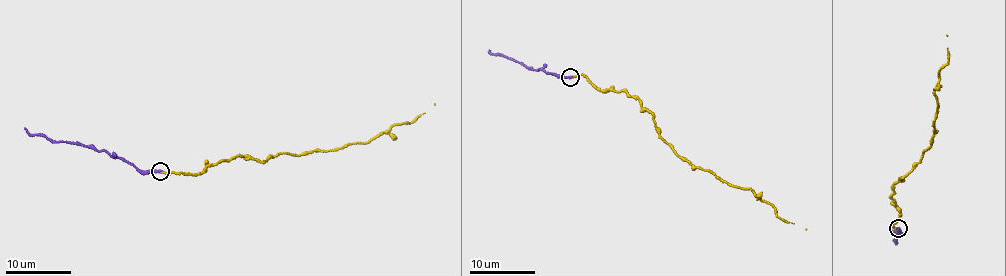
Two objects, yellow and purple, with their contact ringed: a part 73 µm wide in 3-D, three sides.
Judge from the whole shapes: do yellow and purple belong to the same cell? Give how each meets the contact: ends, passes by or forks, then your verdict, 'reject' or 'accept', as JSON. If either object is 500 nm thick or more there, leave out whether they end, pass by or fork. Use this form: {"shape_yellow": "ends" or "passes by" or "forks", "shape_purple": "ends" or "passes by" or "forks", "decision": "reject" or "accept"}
{"shape_yellow": "ends", "shape_purple": "ends", "decision": "accept"}

